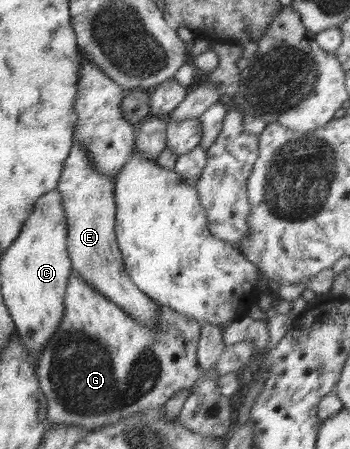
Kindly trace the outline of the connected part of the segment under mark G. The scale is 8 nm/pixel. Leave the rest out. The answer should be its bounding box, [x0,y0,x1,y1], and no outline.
[36,269,200,432]

